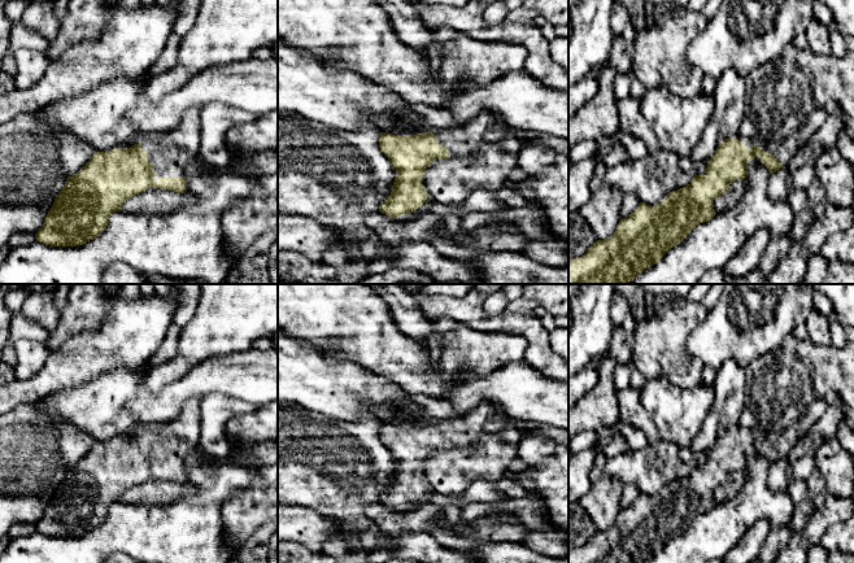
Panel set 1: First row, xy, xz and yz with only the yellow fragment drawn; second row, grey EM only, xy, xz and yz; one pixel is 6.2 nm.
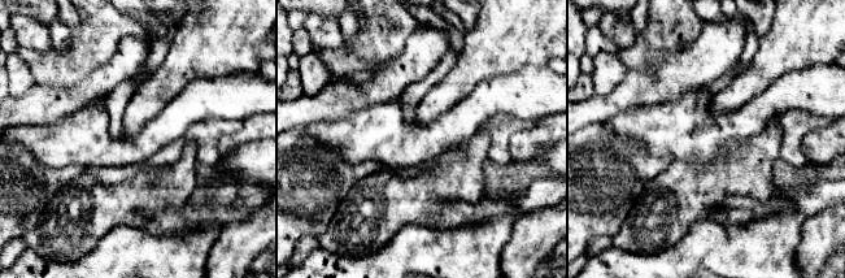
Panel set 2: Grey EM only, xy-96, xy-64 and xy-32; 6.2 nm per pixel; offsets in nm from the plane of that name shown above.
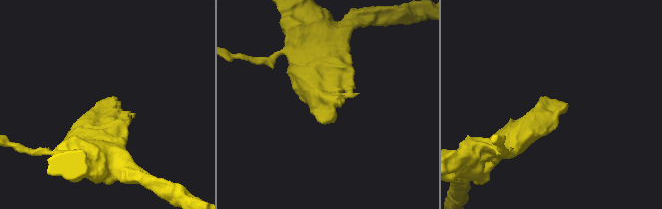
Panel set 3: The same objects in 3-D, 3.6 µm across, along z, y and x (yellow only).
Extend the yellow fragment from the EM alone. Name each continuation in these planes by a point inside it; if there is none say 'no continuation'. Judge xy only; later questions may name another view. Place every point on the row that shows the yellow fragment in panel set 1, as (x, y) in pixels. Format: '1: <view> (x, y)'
1: xy (170, 152)

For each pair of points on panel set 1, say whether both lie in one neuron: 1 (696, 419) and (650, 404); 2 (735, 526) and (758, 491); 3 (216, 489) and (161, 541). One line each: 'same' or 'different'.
1: same
2: same
3: same

